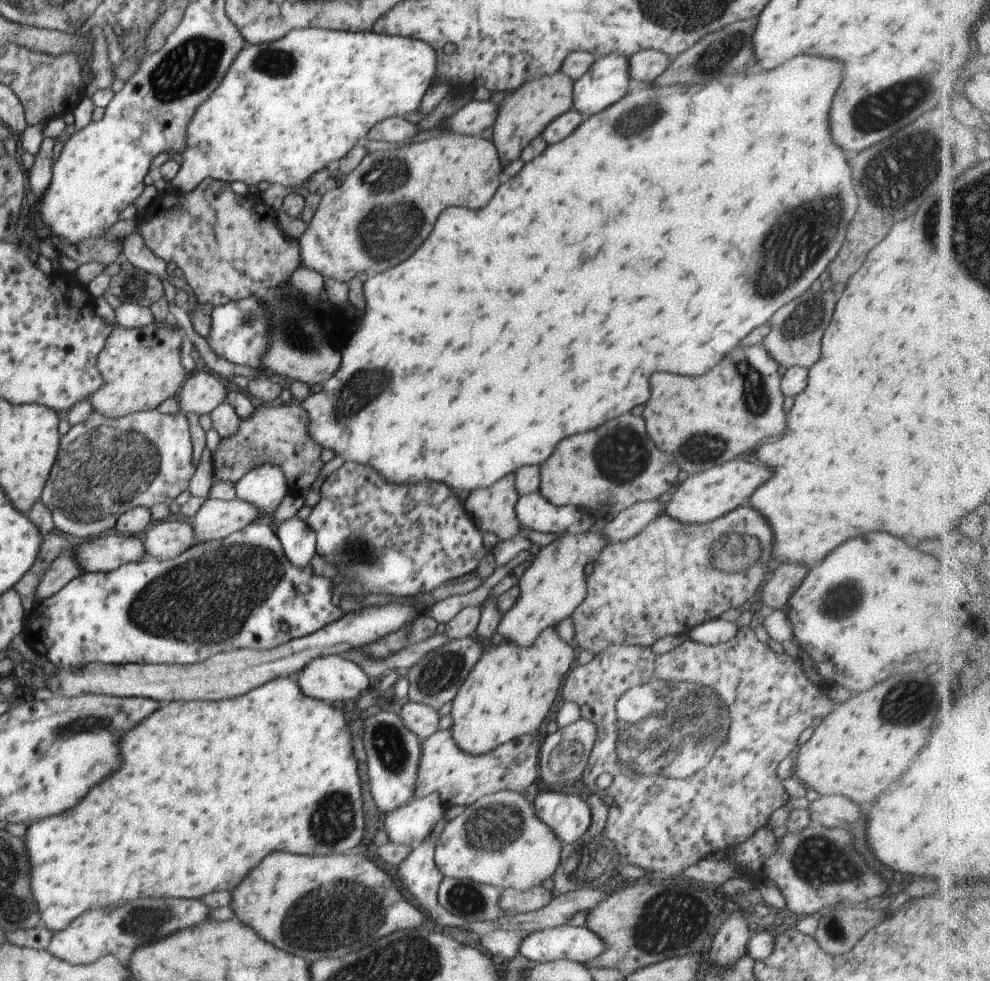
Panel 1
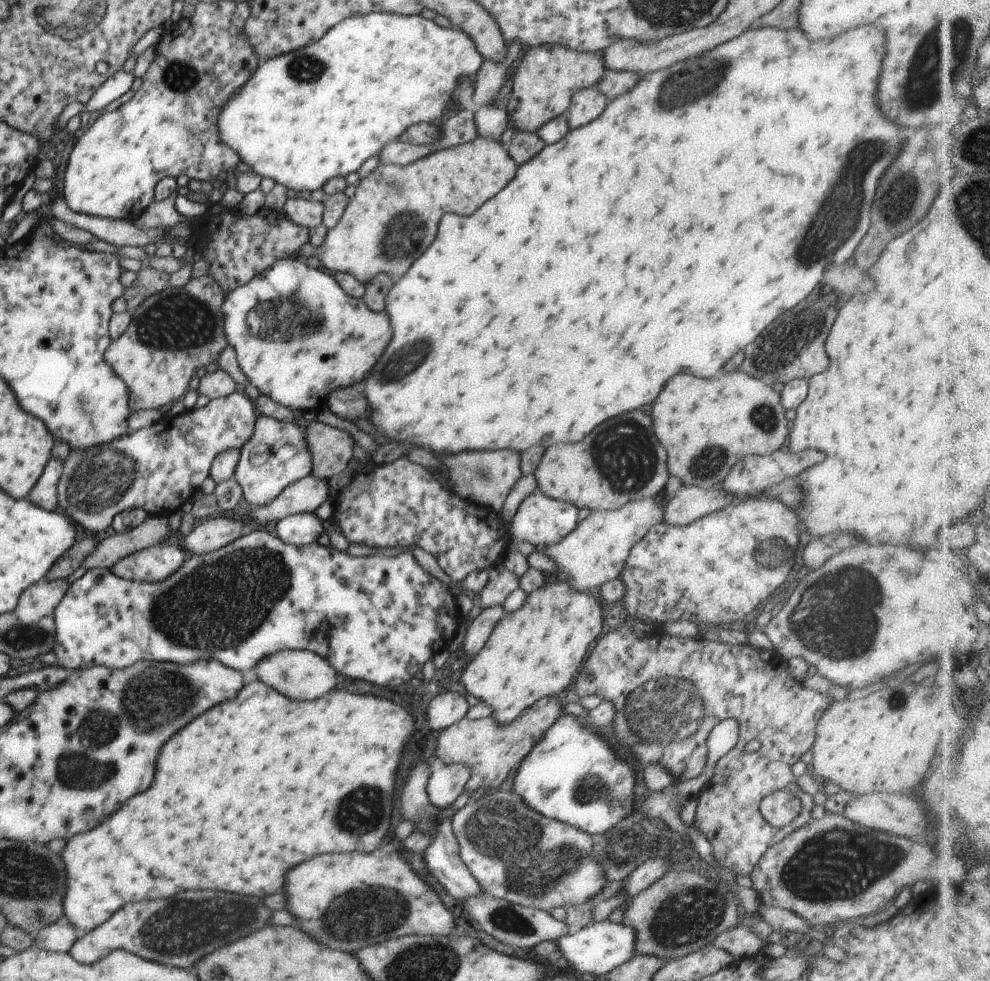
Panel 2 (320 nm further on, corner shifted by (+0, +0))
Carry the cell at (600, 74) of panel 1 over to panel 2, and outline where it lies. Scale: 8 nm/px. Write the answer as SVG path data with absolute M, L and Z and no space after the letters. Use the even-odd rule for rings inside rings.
M596 86L575 92L565 112L569 128L574 130L596 120L607 104L607 98Z

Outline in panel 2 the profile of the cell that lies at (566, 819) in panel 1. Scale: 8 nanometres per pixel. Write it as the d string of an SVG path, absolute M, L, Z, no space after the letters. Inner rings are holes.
M572 714L560 716L556 723L536 744L536 748L520 764L514 773L512 791L521 800L542 816L568 824L586 834L600 835L634 812L636 794L636 774L634 768L616 756L612 746L600 734L591 730L581 717Z

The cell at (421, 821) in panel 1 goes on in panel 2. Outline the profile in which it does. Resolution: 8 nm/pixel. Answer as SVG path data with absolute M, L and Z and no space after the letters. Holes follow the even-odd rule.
M464 764L436 766L427 782L427 795L438 809L446 809L463 794L464 786L470 780L470 768Z

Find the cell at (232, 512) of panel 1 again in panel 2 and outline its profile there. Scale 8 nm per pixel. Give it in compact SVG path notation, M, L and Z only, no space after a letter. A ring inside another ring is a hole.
M308 475L289 484L269 505L244 505L244 516L253 517L261 528L268 528L284 517L313 513L329 497L328 480Z

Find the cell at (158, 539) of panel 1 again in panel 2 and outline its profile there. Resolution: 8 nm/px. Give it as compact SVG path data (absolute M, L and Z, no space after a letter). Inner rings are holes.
M223 514L210 518L197 528L194 527L188 536L184 537L184 549L190 555L211 553L244 536L244 523L228 518Z

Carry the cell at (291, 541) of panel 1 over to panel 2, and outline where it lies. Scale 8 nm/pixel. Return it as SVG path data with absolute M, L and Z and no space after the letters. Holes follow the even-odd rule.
M298 513L280 519L275 529L280 540L303 547L317 542L324 533L322 524L315 513Z

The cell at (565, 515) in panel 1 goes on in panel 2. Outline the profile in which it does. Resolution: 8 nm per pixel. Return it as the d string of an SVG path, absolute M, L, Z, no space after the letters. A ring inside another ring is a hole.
M537 490L522 500L518 512L516 512L514 519L509 524L508 538L510 543L516 547L522 542L529 542L535 547L558 544L560 540L566 538L578 526L578 513L579 510L574 504L564 502L564 500L548 498L548 496L544 496L541 491Z

